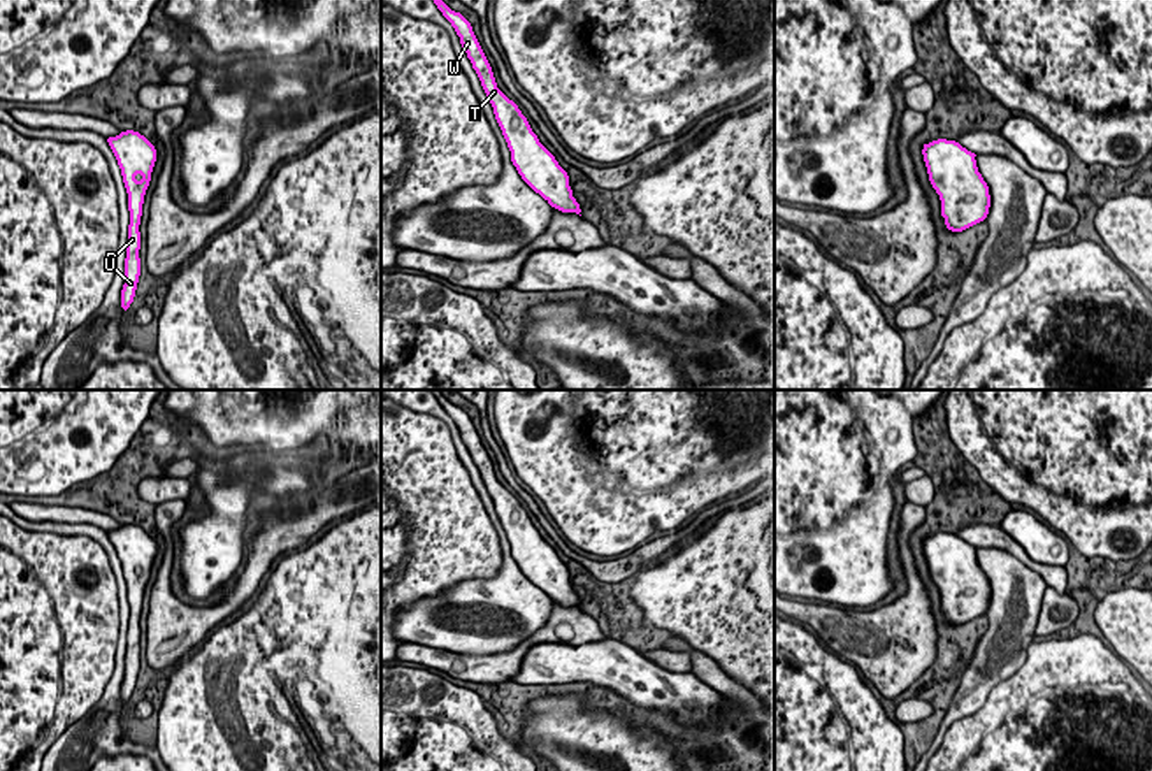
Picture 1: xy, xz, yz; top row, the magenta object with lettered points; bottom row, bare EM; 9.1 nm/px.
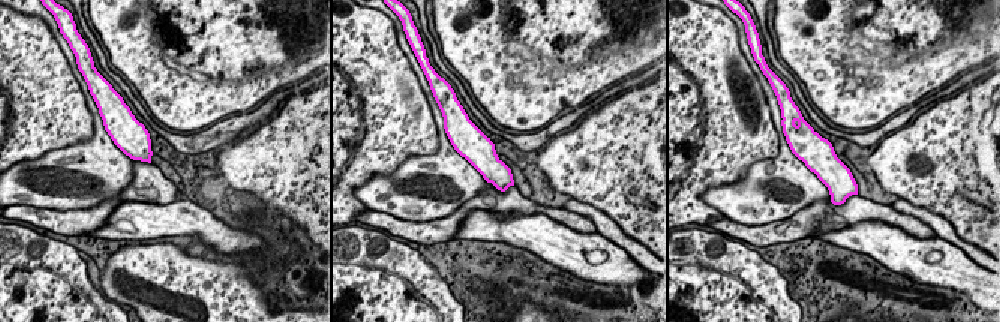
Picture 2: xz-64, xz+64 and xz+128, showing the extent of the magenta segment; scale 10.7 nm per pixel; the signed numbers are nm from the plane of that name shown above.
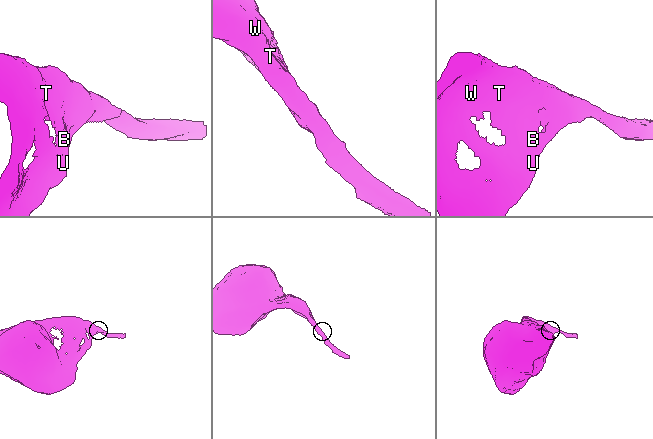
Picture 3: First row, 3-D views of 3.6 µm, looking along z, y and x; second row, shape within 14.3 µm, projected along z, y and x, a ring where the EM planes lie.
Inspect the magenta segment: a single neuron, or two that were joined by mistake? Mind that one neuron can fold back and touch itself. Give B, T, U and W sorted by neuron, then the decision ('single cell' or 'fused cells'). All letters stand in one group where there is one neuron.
B T U W | single cell

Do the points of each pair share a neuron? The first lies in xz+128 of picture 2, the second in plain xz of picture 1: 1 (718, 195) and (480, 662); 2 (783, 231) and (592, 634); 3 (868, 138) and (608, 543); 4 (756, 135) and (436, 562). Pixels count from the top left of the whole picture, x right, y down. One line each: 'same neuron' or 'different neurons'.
1: different neurons
2: same neuron
3: different neurons
4: same neuron

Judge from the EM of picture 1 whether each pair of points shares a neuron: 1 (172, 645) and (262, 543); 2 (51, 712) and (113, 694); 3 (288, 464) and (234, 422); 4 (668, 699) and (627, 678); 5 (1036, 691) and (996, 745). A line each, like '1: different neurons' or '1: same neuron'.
1: same neuron
2: different neurons
3: different neurons
4: same neuron
5: same neuron

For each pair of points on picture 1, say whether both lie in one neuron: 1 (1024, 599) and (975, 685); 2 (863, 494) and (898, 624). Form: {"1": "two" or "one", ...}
{"1": "one", "2": "two"}

